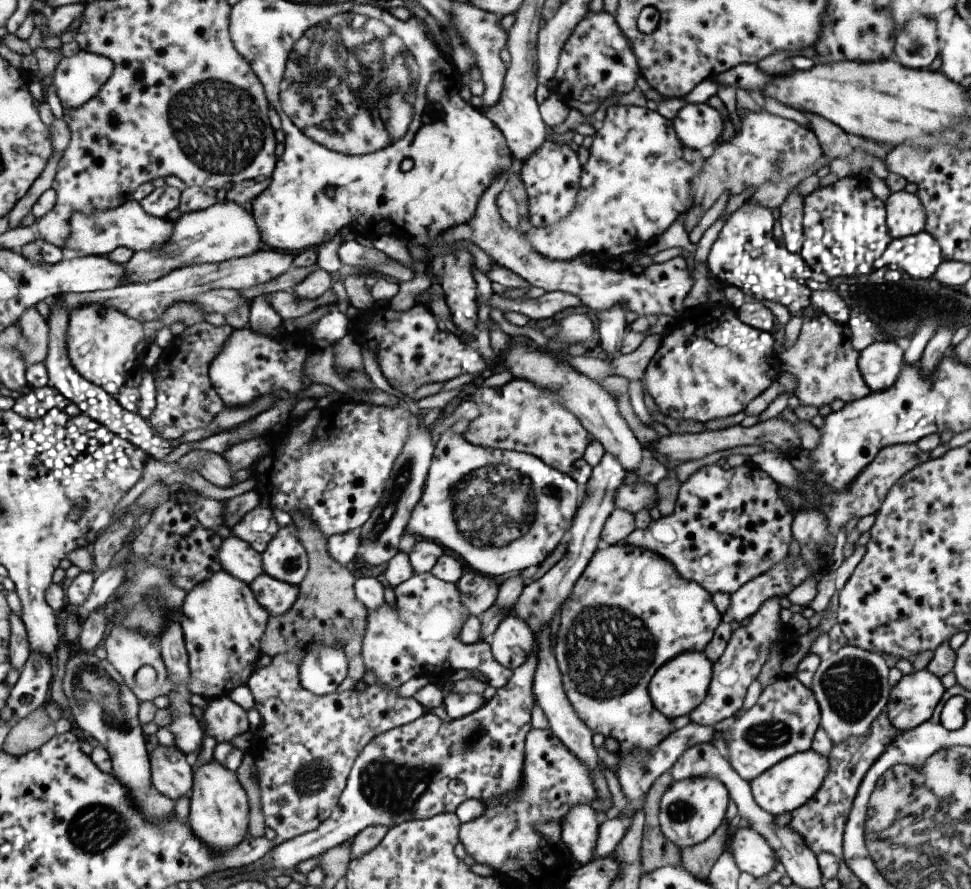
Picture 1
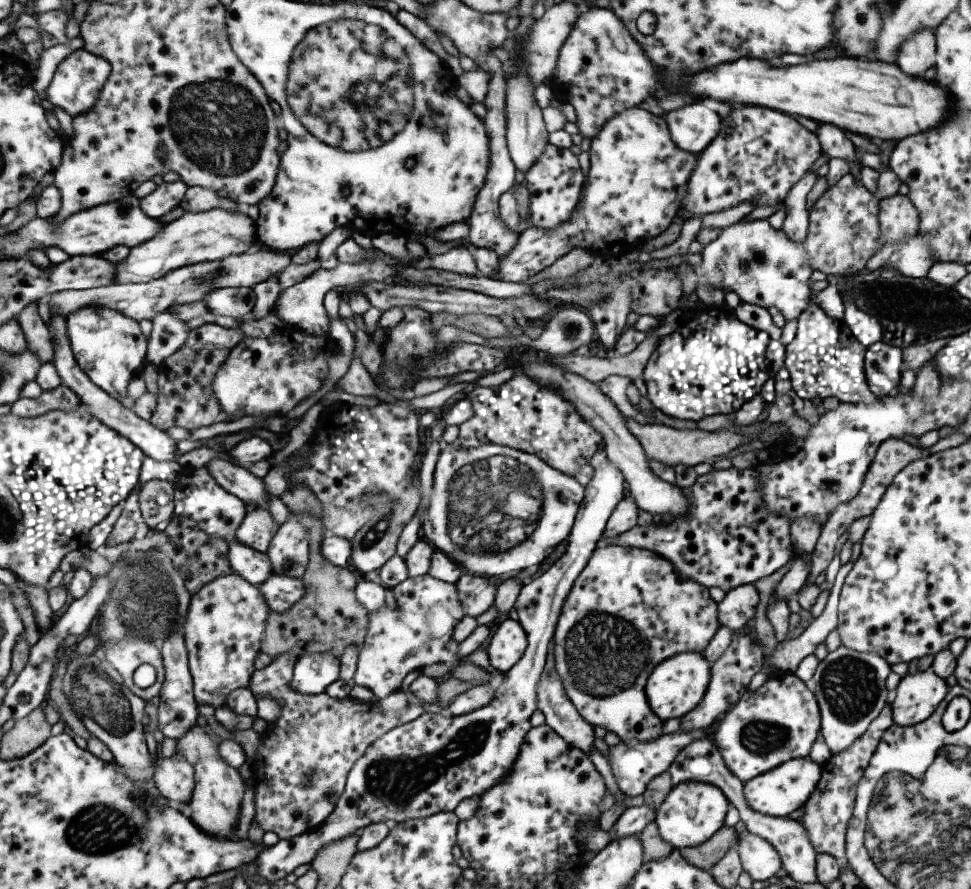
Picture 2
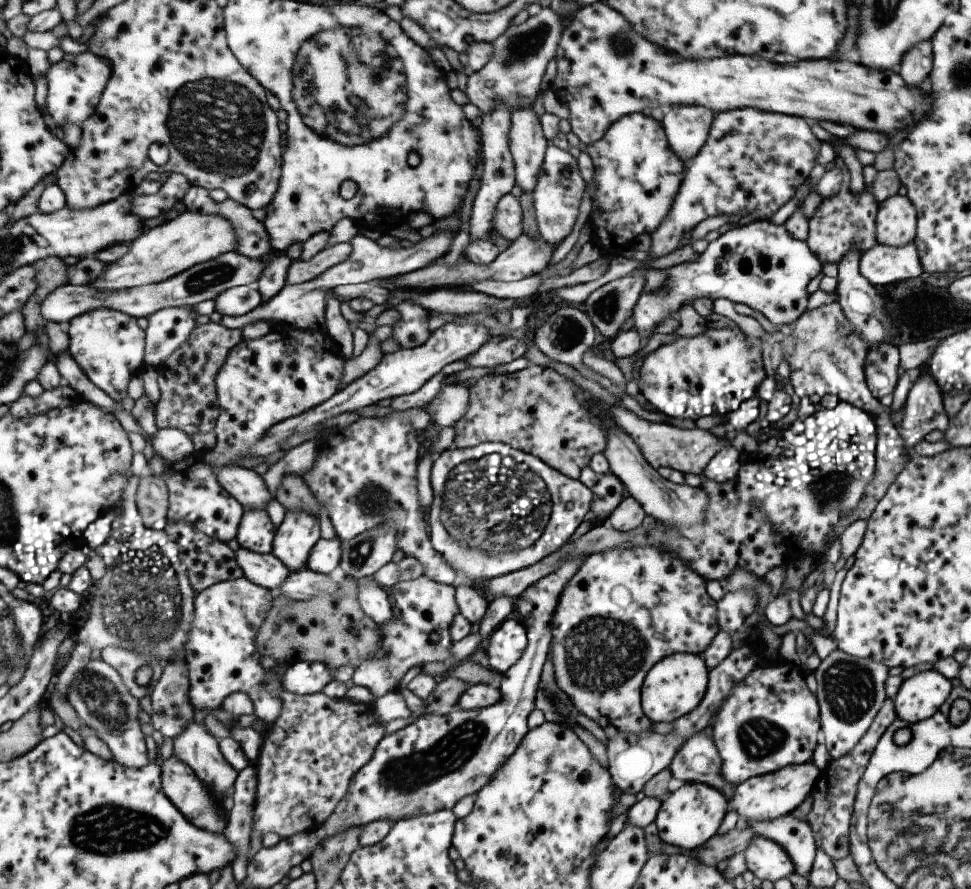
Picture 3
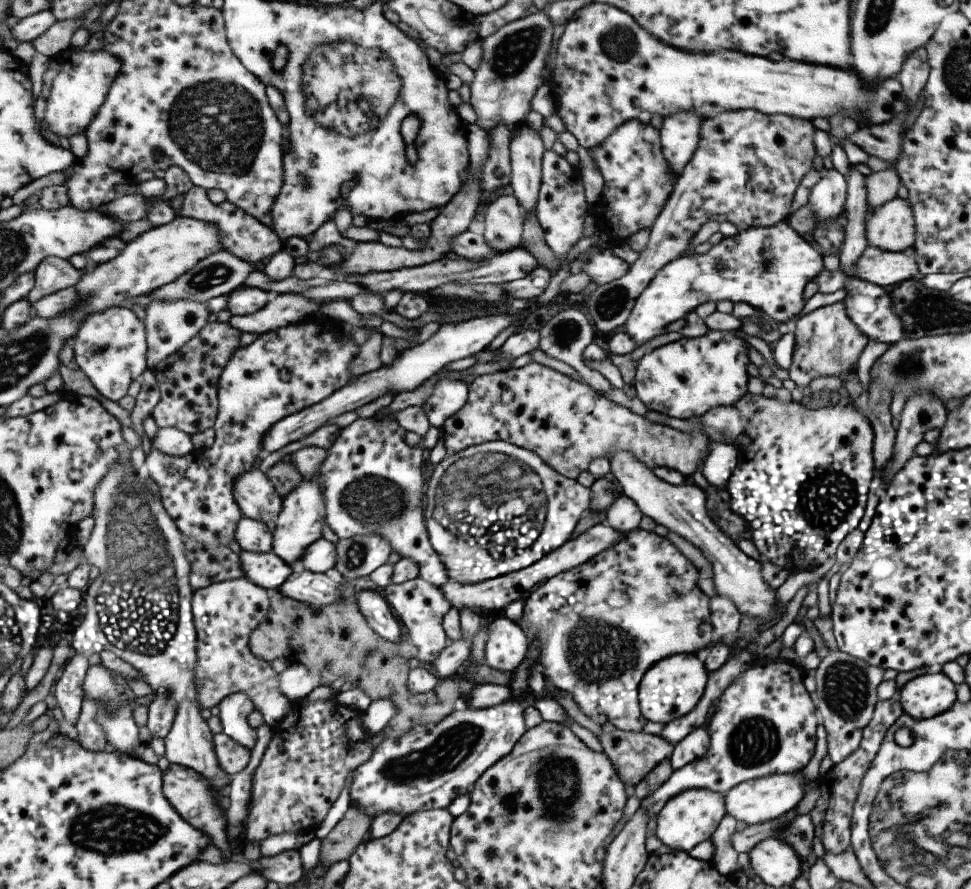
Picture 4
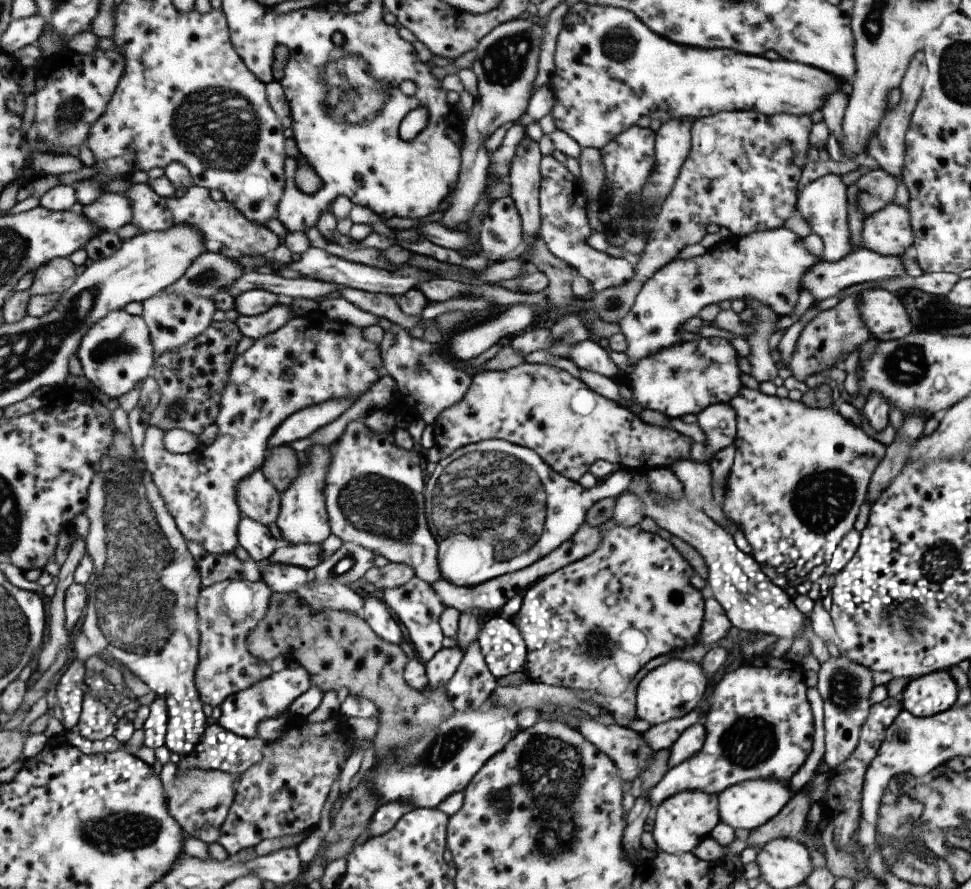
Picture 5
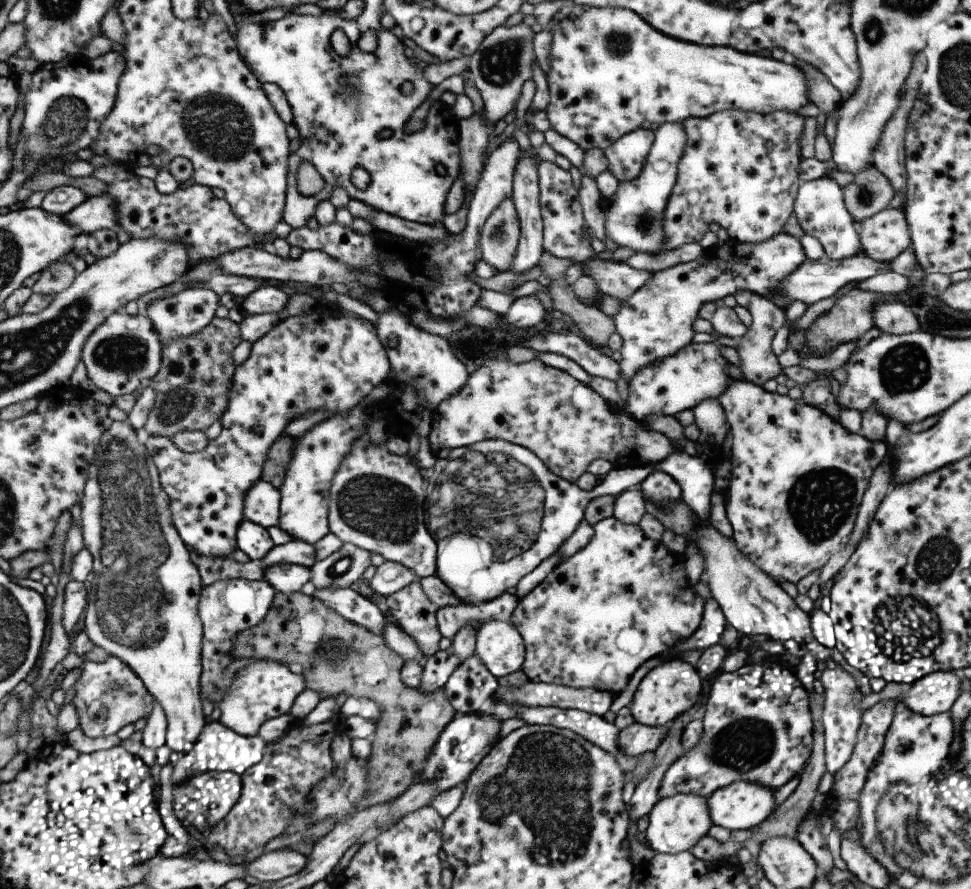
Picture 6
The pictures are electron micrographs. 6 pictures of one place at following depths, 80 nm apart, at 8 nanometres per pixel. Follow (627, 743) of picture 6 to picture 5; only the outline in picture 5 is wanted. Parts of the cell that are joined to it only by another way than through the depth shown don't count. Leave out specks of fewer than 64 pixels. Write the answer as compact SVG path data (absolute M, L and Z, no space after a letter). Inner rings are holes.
M693 709L678 719L669 719L664 723L650 726L641 736L643 736L643 740L649 743L650 747L653 747L656 751L668 749L686 728L689 728L692 724L701 720L701 713L698 709Z

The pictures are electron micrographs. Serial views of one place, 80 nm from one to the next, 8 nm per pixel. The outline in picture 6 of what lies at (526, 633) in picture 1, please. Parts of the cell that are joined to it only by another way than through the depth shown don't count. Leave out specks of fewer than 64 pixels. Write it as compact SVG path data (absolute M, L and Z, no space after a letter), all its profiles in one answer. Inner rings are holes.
M489 619L476 629L474 653L497 679L522 668L524 644L509 621Z

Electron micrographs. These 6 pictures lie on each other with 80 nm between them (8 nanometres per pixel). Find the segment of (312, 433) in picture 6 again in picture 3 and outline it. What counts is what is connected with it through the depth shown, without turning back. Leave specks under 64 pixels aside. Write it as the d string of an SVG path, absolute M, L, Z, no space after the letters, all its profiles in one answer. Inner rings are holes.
M287 511L276 527L271 554L288 572L305 569L311 547L320 539L317 517L305 511Z

